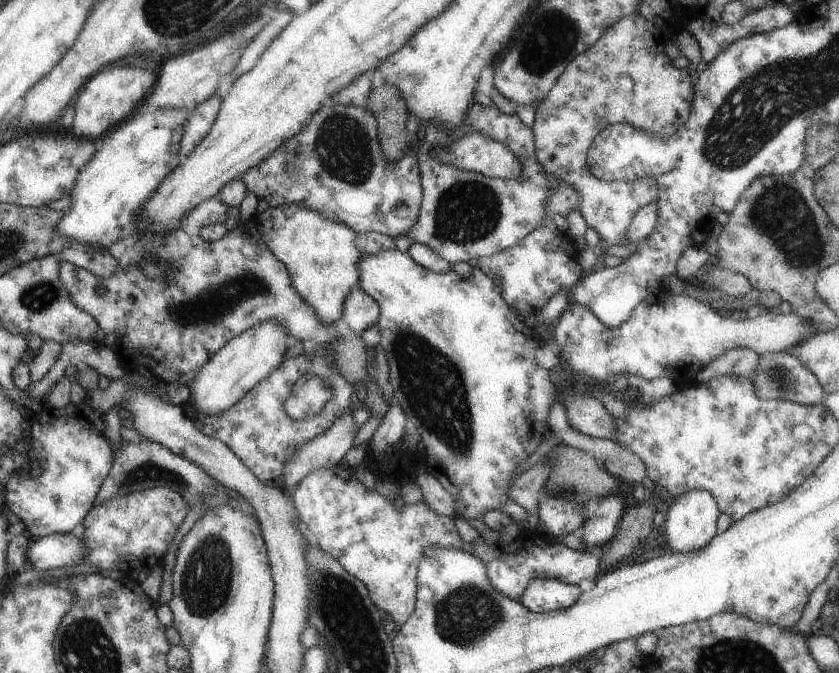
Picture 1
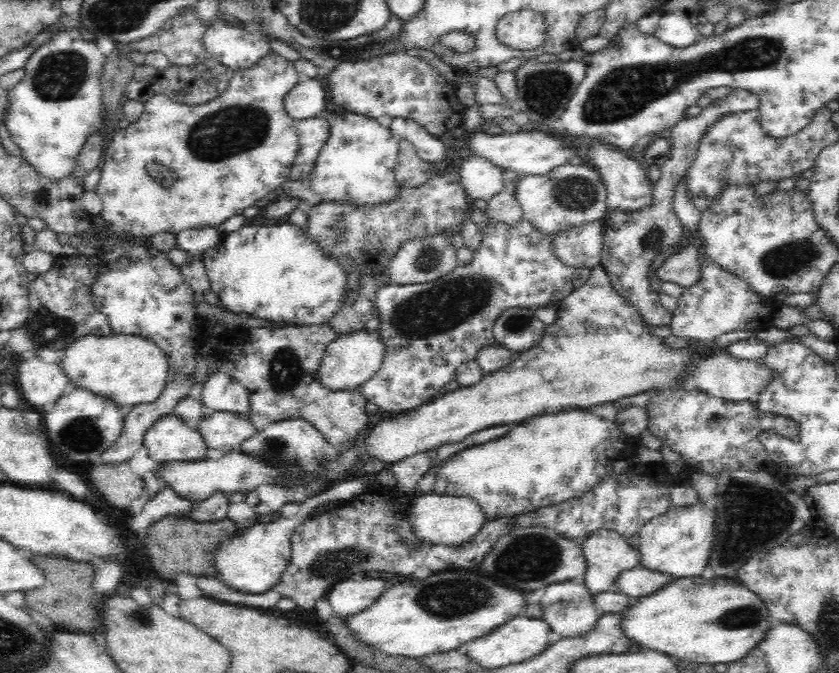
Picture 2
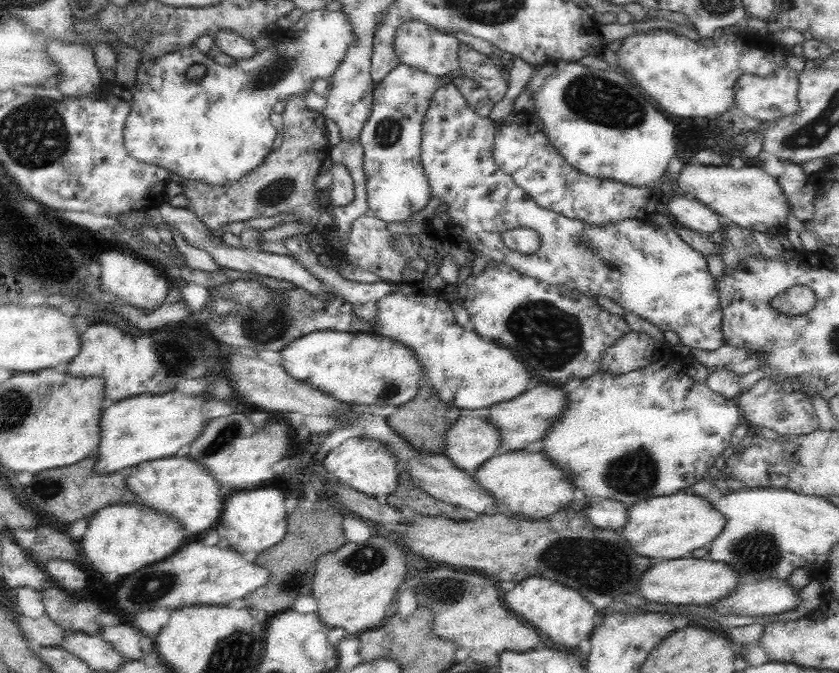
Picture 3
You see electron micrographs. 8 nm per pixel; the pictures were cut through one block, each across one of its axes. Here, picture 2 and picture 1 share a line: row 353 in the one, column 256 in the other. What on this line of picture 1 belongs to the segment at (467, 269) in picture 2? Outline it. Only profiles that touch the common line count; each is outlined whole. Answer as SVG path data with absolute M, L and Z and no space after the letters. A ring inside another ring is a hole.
M301 352L299 356L283 360L271 374L267 374L257 386L253 386L253 390L249 390L249 394L245 394L241 400L237 400L235 406L225 410L223 414L207 418L209 420L207 434L209 434L209 438L223 442L223 446L227 446L263 486L285 490L283 470L285 470L285 464L289 462L289 458L293 458L297 454L297 450L301 450L301 446L309 444L319 434L325 434L337 420L337 414L349 408L351 398L355 394L357 394L357 390L339 372L335 372L331 368L331 364L325 360L325 356L321 352L315 352L313 358L309 358ZM307 374L323 378L327 384L333 384L335 392L333 392L331 400L321 408L319 414L303 418L303 420L293 420L285 414L283 402L285 402L285 398L289 398L289 392L293 390L297 380Z

